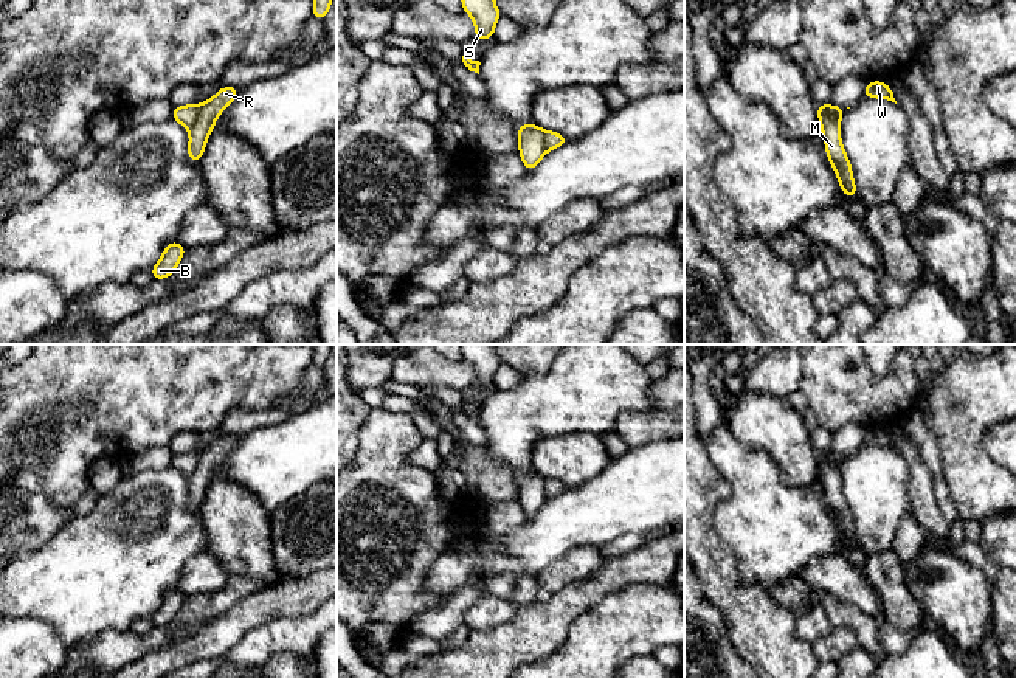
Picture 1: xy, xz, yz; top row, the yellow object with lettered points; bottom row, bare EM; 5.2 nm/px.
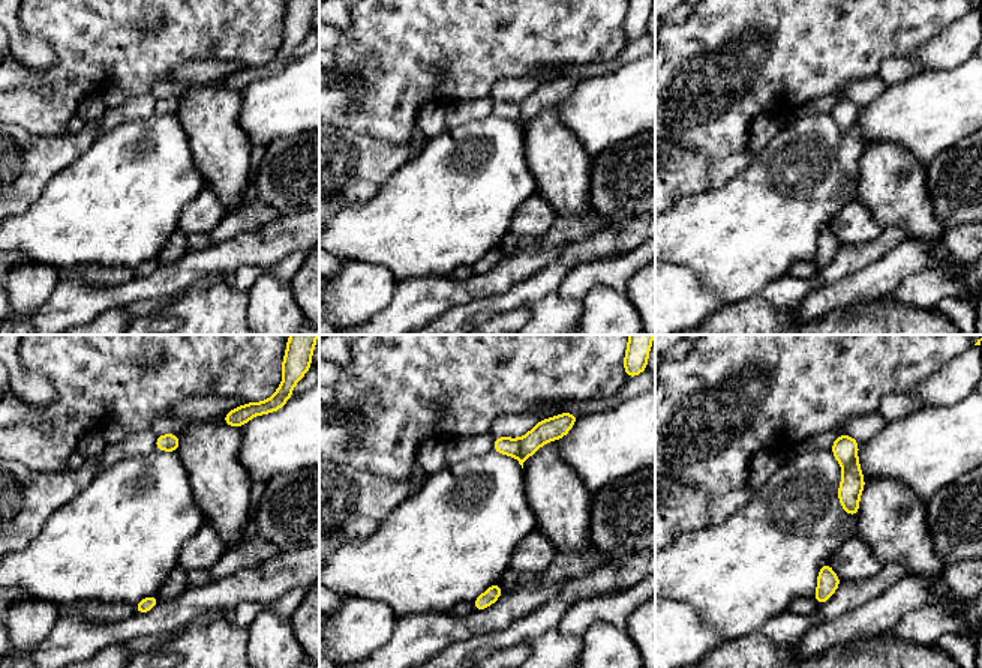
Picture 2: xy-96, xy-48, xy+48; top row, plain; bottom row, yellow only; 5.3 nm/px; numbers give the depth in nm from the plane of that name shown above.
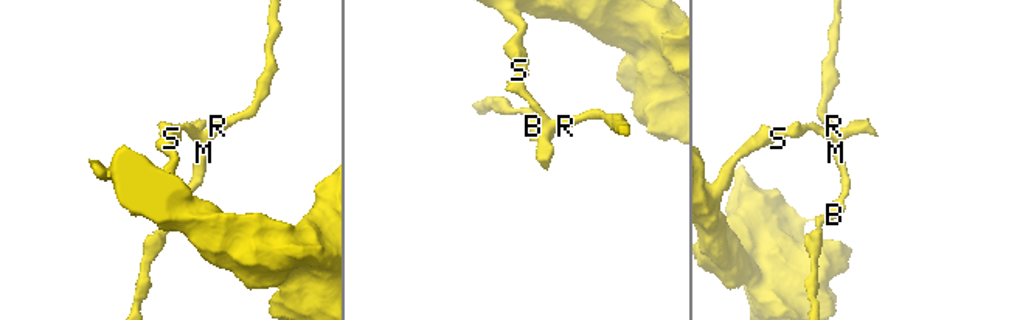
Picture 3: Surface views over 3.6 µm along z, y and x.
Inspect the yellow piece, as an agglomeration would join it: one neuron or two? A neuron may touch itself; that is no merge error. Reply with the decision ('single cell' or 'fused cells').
fused cells

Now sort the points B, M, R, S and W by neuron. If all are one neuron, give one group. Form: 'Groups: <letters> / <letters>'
Groups: B M R / S W

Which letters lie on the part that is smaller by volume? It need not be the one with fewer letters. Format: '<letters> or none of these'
B, M, R

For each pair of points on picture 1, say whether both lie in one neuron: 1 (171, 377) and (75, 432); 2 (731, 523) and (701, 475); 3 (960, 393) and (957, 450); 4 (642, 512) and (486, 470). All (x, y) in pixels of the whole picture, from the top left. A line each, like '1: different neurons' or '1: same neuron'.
1: same neuron
2: different neurons
3: same neuron
4: different neurons

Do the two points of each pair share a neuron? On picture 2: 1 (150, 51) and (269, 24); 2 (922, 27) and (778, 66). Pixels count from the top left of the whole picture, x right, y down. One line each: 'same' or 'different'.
1: same
2: same

